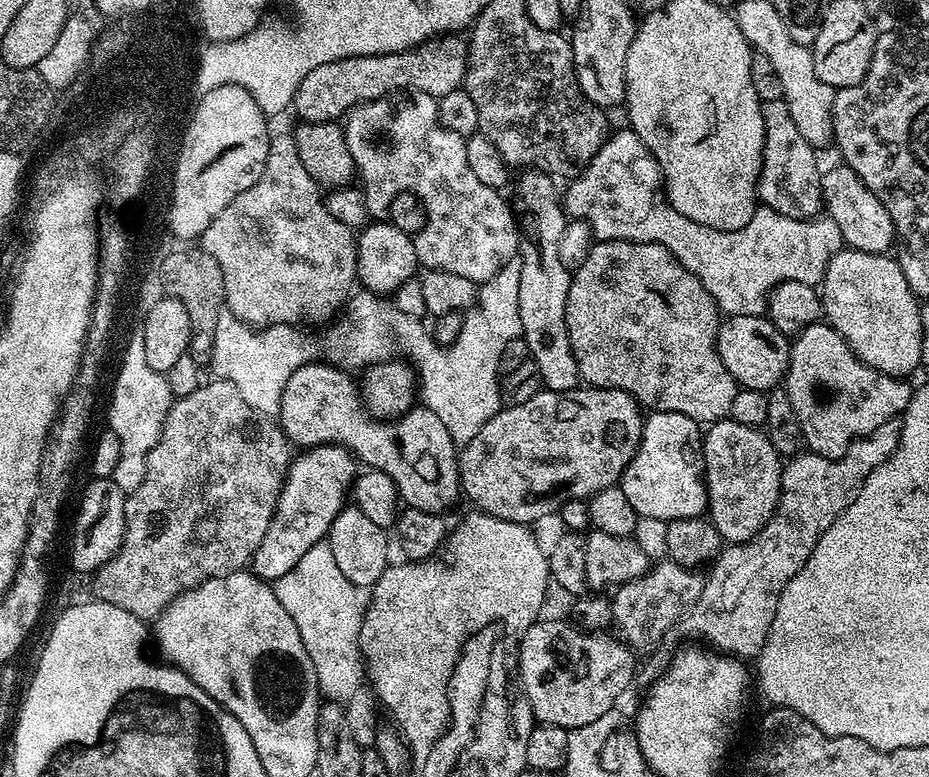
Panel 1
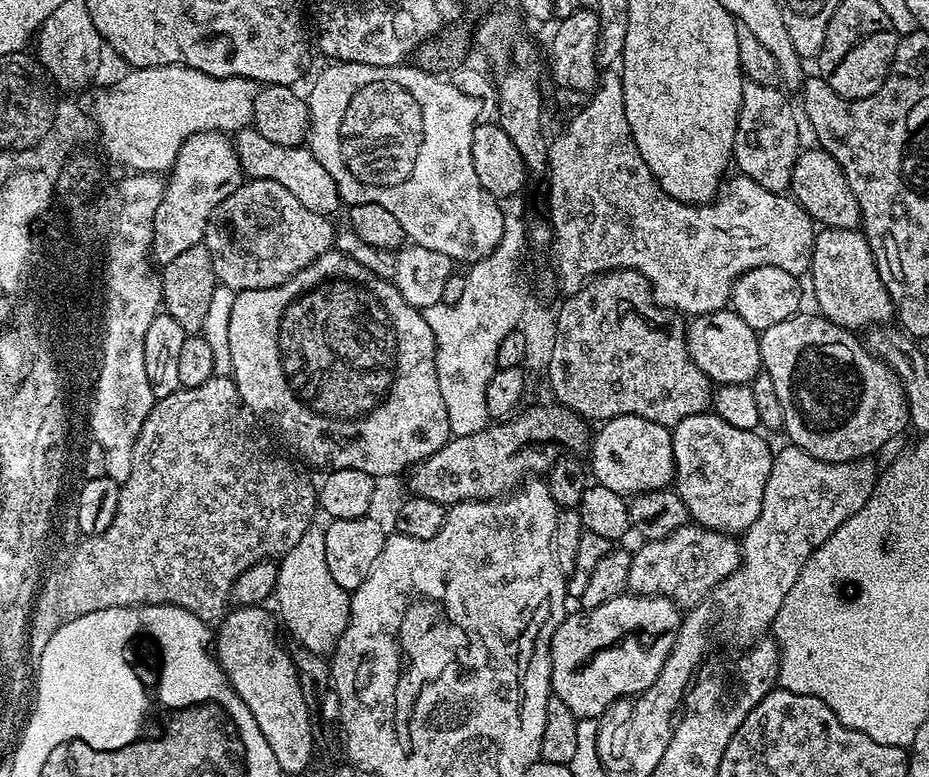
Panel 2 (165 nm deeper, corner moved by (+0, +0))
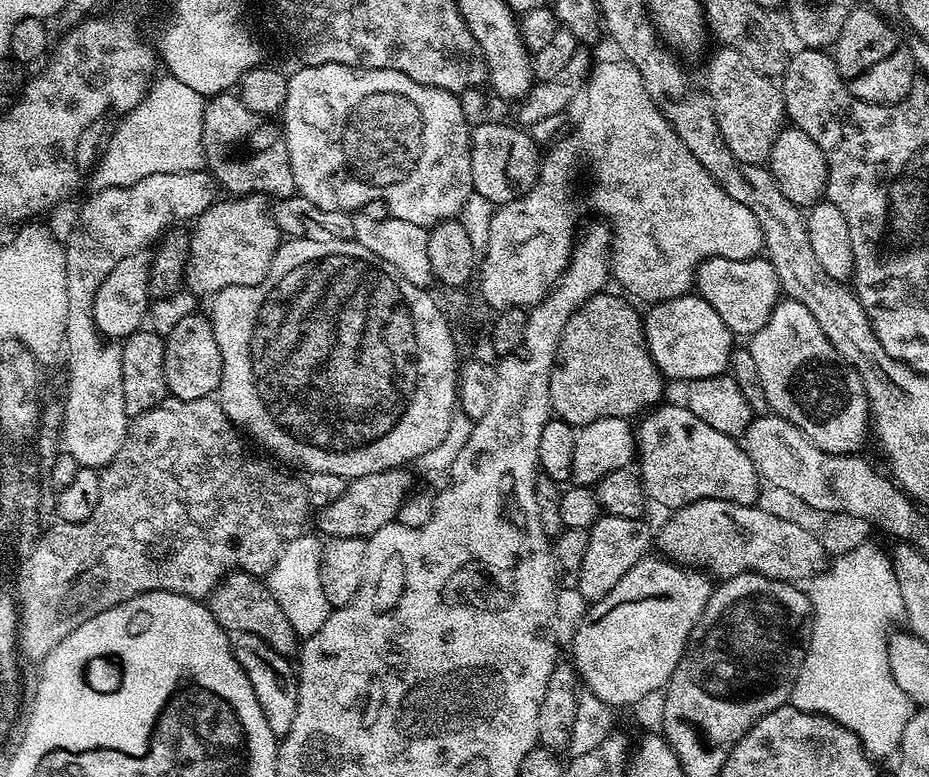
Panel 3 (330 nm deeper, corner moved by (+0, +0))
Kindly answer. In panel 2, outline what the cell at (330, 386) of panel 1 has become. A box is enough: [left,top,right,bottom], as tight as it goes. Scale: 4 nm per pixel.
[230,250,450,478]

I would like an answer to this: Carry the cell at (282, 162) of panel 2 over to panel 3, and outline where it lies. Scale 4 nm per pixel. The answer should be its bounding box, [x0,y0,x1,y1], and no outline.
[203,92,295,199]

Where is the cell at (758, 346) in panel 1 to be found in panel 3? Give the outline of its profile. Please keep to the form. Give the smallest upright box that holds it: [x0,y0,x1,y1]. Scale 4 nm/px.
[642,294,734,382]

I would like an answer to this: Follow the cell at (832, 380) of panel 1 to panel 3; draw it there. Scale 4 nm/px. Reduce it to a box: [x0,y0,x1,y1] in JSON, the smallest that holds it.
[750,299,870,456]

